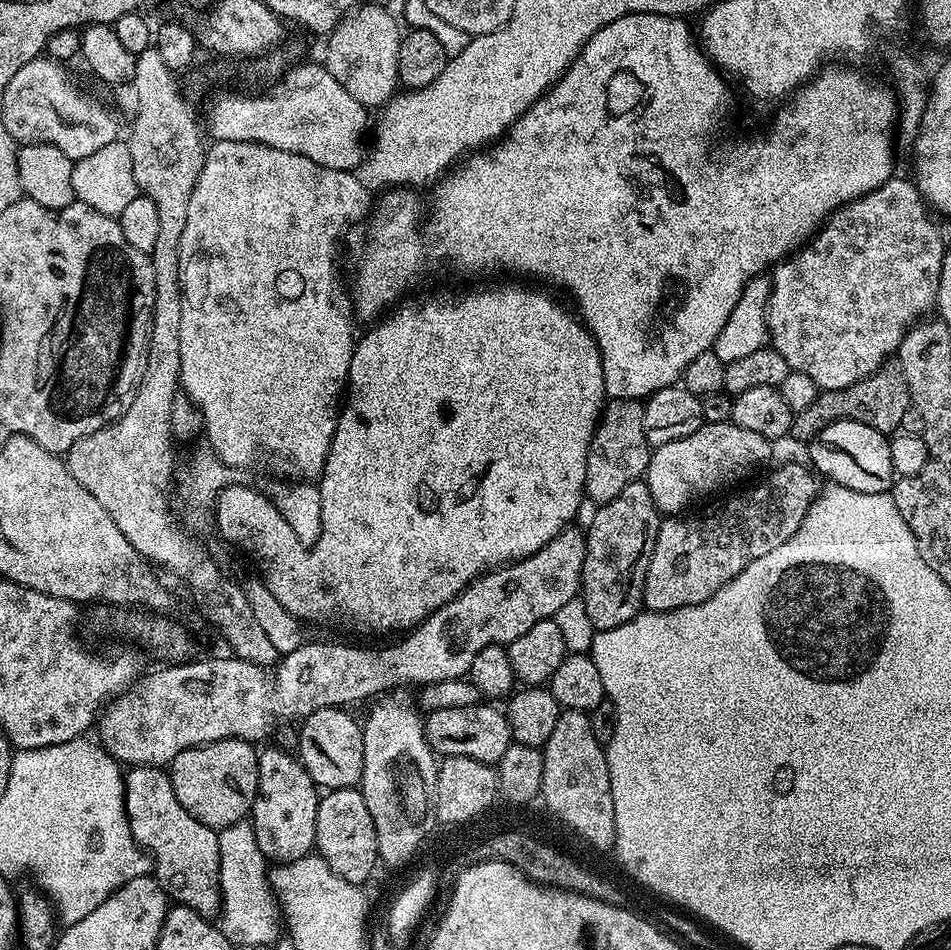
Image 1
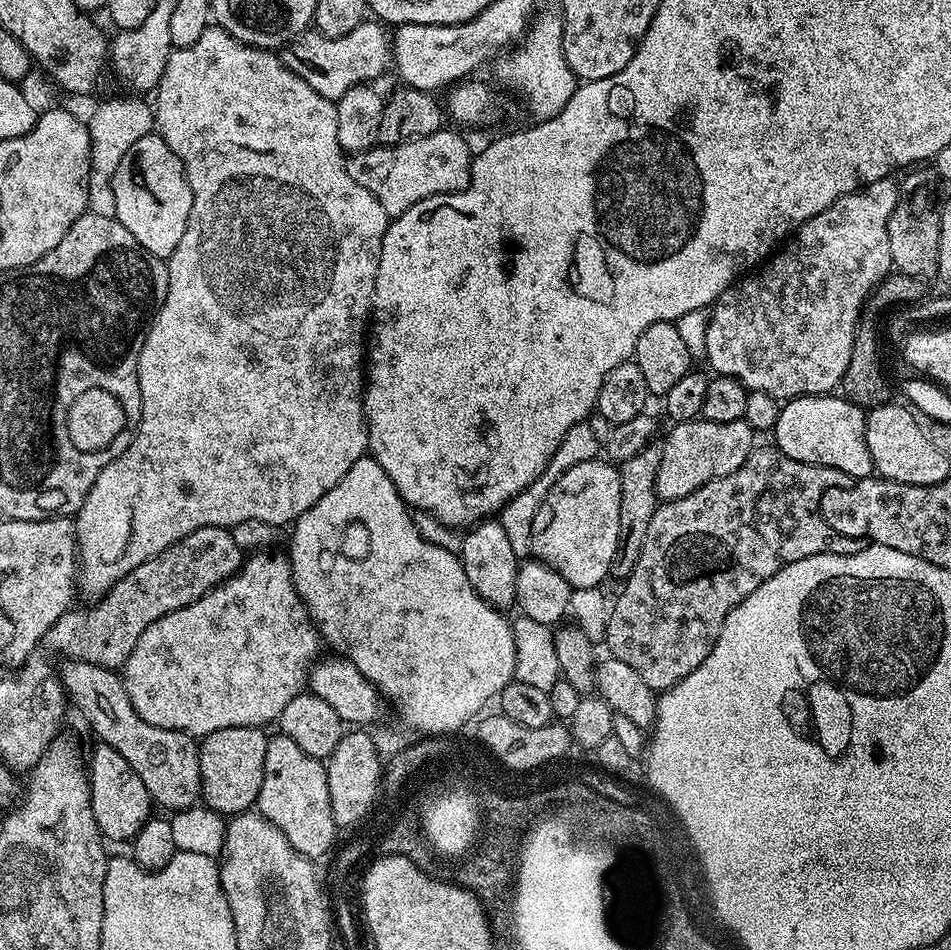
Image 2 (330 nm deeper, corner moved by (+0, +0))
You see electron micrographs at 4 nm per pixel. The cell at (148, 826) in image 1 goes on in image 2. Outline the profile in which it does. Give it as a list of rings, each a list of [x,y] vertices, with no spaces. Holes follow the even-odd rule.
[[[97,743],[95,747],[92,757],[87,757],[86,771],[92,809],[96,824],[100,827],[100,835],[109,841],[131,842],[138,830],[142,830],[144,823],[153,815],[154,801],[146,786],[142,786],[142,778],[134,774],[130,762],[126,762],[126,758],[118,754],[118,750],[101,743]]]

